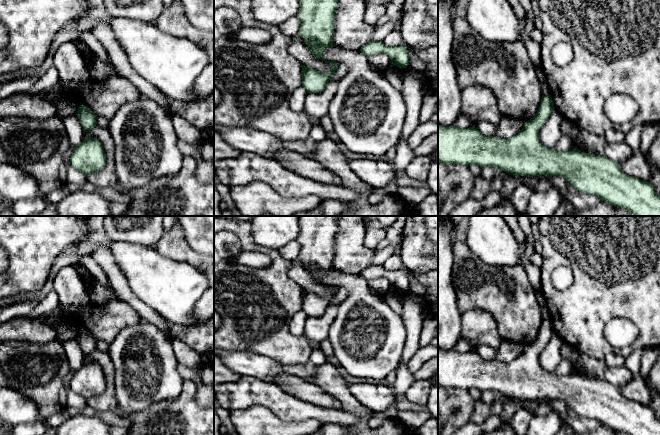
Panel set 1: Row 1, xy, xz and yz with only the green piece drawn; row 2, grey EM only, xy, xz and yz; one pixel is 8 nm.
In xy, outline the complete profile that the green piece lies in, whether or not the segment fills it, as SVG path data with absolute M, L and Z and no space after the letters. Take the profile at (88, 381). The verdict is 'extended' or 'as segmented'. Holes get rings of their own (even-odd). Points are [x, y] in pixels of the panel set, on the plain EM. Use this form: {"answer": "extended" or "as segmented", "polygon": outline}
{"answer": "as segmented", "polygon": "M84 361L83 365L74 371L70 388L85 399L101 395L106 389L102 367L97 362Z"}

